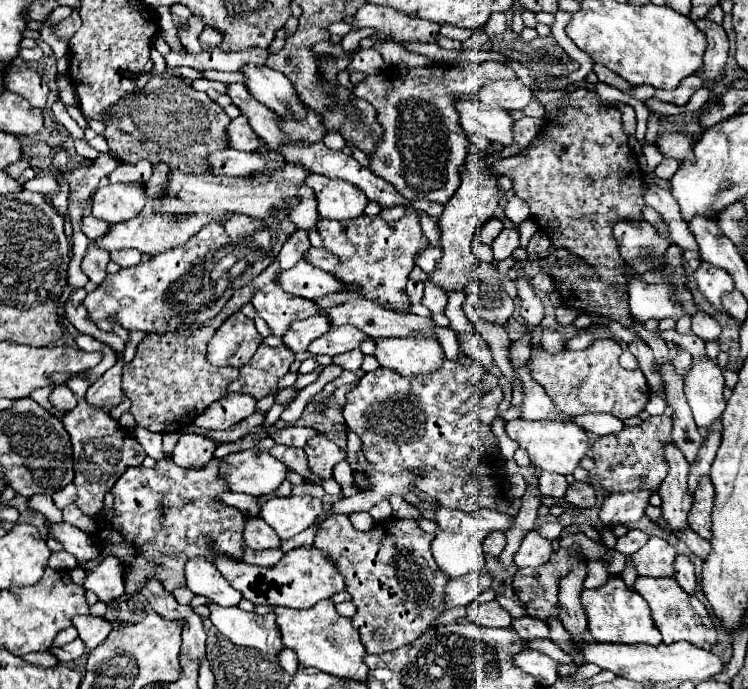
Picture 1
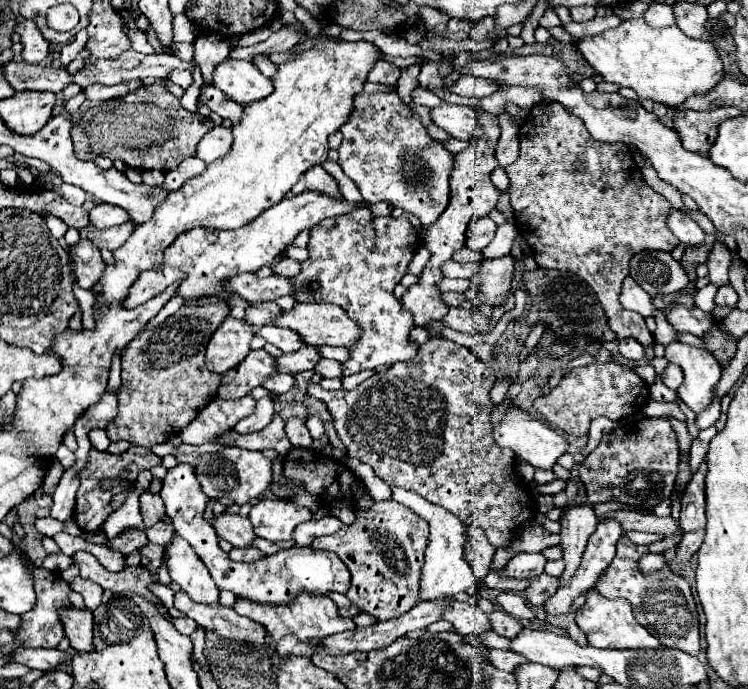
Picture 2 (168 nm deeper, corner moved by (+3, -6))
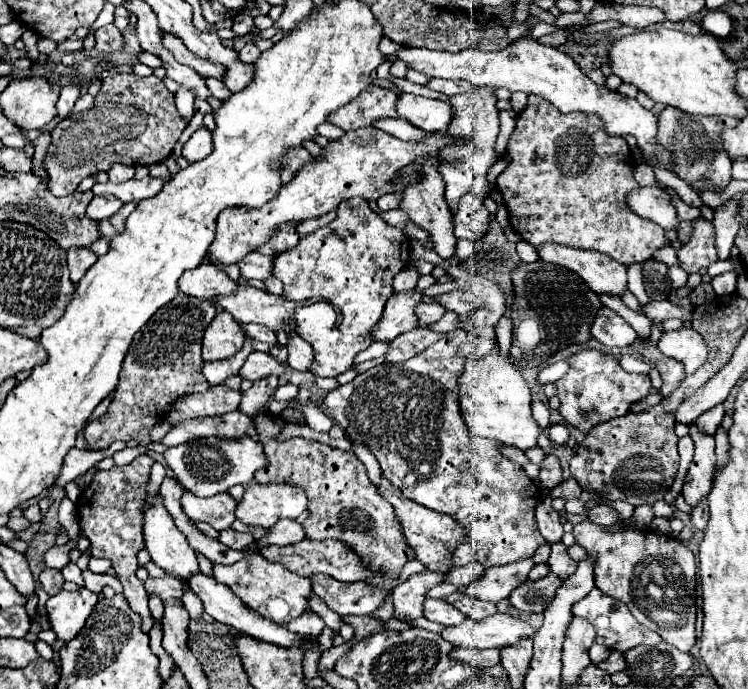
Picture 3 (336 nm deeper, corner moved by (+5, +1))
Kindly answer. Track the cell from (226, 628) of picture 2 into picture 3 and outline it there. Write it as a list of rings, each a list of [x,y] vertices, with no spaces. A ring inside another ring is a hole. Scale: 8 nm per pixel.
[[[166,576],[166,578],[148,578],[144,582],[146,592],[148,594],[158,594],[162,600],[182,600],[184,592],[190,590],[190,584],[186,580],[178,580],[174,576]]]

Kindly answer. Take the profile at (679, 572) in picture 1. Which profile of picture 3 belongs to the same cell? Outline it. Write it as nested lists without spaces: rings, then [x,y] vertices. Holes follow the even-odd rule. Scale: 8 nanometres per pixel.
[[[706,498],[692,510],[690,514],[690,522],[696,530],[704,530],[706,524],[708,524],[708,504],[706,504]]]

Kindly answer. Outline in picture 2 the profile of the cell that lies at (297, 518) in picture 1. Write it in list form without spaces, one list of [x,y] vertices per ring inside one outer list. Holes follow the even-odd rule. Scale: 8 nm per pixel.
[[[260,499],[250,509],[250,521],[256,537],[268,541],[288,541],[296,525],[310,521],[312,511],[292,499]]]

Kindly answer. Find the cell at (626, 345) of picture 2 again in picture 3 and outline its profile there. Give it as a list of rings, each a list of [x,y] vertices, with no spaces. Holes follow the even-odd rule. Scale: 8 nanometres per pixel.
[[[602,306],[594,324],[592,324],[592,336],[610,346],[610,348],[626,348],[632,346],[634,340],[638,338],[634,328],[616,312],[612,312],[610,308]]]

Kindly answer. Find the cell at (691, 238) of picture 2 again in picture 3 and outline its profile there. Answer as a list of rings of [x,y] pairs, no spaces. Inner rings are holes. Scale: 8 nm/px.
[[[636,188],[628,194],[626,202],[636,214],[660,224],[664,230],[680,230],[680,218],[668,192],[660,188]]]

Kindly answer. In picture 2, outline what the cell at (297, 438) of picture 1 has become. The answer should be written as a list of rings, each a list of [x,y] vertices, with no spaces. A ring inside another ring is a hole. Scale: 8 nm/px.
[[[278,412],[274,413],[274,419],[268,427],[264,427],[262,431],[256,433],[248,433],[248,435],[240,435],[236,431],[226,431],[224,435],[216,437],[216,443],[222,443],[226,447],[240,447],[240,449],[250,449],[250,451],[262,451],[262,449],[274,449],[276,453],[280,453],[284,457],[284,453],[288,453],[288,449],[292,447],[290,441],[286,439],[284,433],[284,419],[280,417]]]

